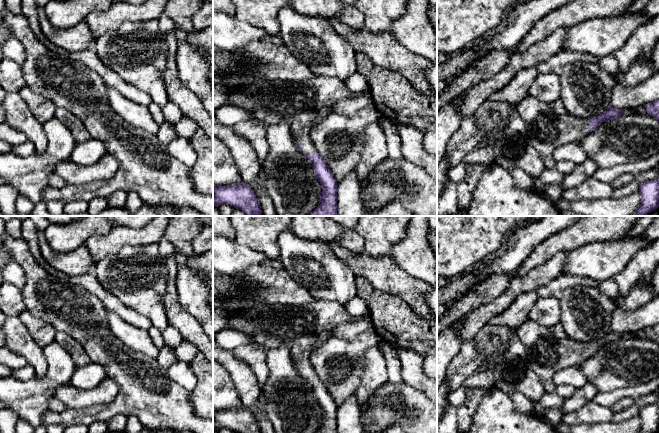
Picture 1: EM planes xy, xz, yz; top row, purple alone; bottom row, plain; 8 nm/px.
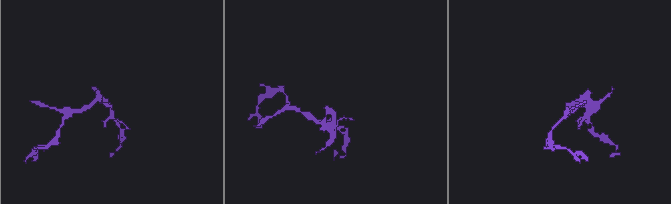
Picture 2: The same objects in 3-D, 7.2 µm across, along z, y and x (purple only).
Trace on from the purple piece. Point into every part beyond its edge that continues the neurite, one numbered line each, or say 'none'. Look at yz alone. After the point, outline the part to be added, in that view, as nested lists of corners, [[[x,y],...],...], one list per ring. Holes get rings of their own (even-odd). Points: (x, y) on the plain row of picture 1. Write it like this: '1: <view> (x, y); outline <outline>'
1: yz (547, 354); outline [[[528,319],[516,332],[522,341],[533,370],[541,378],[546,393],[554,393],[556,372],[567,367],[579,367],[591,357],[589,344],[569,338],[559,339],[549,328]]]

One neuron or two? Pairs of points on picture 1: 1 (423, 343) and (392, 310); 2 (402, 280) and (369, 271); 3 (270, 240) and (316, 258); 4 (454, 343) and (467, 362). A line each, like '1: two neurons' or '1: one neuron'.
1: one neuron
2: one neuron
3: two neurons
4: two neurons

